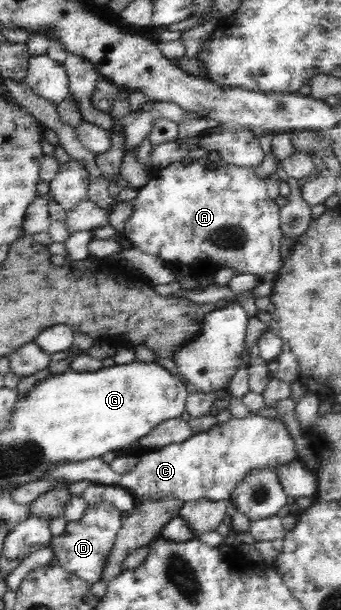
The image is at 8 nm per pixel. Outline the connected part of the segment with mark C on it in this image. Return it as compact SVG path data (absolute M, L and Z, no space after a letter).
M249 414L243 418L232 417L225 423L217 422L207 431L195 433L184 442L149 450L138 458L130 472L124 474L114 472L108 463L98 457L54 465L43 479L65 480L68 483L87 480L122 486L136 498L180 498L182 503L198 498L220 501L229 500L236 484L254 468L277 467L294 460L298 460L298 456L286 425L278 417L268 419Z

